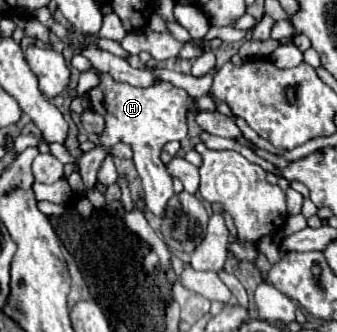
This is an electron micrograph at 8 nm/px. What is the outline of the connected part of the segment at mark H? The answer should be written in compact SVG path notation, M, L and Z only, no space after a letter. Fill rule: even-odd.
M100 74L100 84L88 90L90 96L90 108L100 114L106 122L104 132L98 136L100 146L110 148L118 142L130 144L134 152L134 162L138 168L138 174L146 174L146 206L156 214L164 216L166 202L172 198L172 176L166 172L166 166L160 160L160 152L166 142L170 140L182 140L186 138L186 116L188 112L194 112L196 122L202 130L222 136L222 138L236 138L242 132L238 126L218 110L202 110L198 108L196 100L182 88L172 86L170 82L156 82L156 86L148 88L136 88L128 86L126 82L116 82L114 78L108 78L108 74Z

